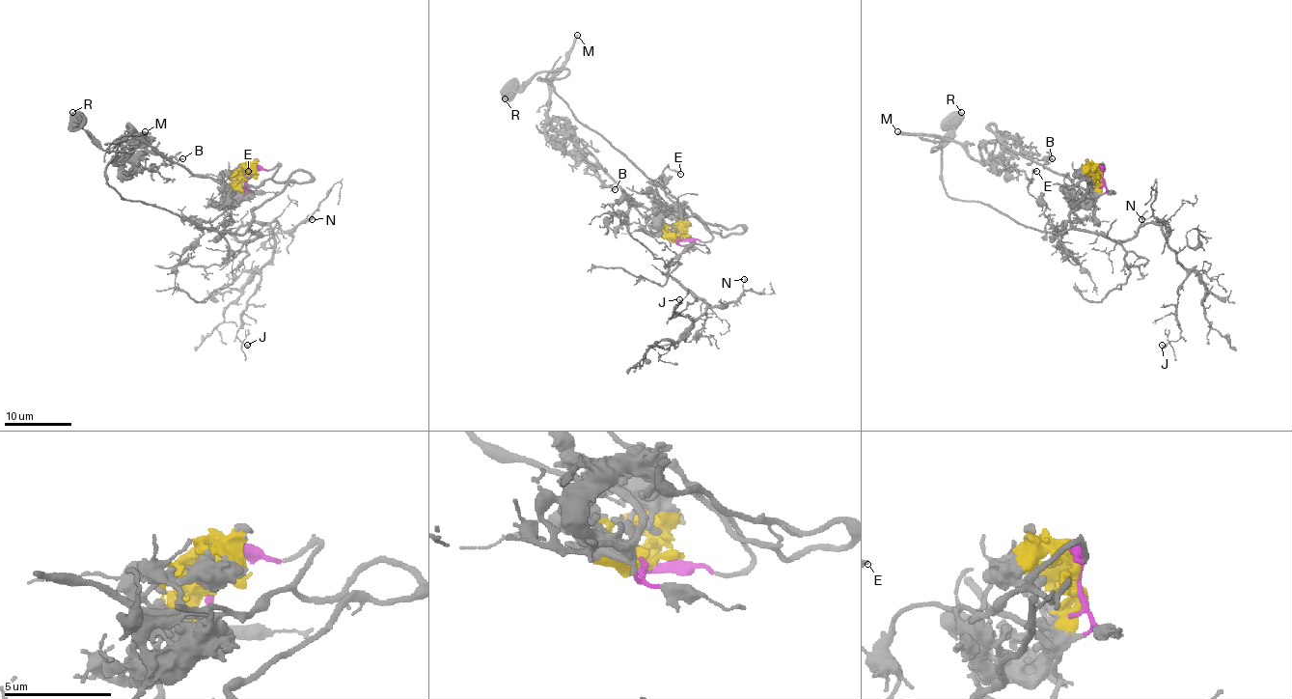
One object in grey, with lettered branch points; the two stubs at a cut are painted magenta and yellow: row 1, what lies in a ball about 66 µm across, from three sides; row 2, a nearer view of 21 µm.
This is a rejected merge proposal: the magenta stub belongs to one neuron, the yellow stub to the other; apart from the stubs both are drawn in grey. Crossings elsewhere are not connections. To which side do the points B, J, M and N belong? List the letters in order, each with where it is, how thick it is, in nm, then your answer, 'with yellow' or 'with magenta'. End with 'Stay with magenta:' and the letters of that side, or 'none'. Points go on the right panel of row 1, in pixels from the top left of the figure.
B: place (1052, 158); calibre 240 nm; with yellow
J: place (1162, 345); calibre 150 nm; with magenta
M: place (897, 131); calibre 340 nm; with yellow
N: place (1141, 219); calibre 90 nm; with magenta
Stay with magenta: J, N

